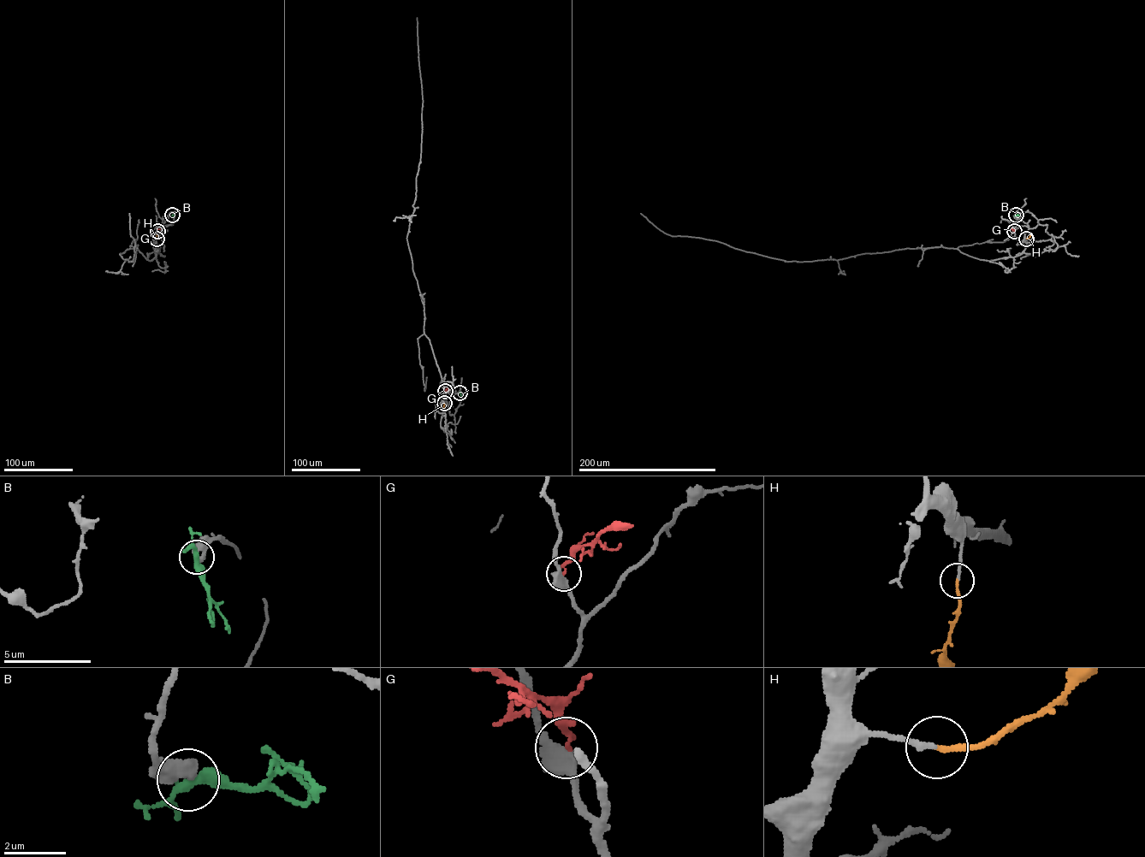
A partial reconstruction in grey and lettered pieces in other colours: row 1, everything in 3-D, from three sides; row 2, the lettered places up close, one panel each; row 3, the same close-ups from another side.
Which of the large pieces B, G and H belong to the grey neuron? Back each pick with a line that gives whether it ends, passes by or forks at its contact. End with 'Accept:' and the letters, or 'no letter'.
H: it ends
Accept: H

